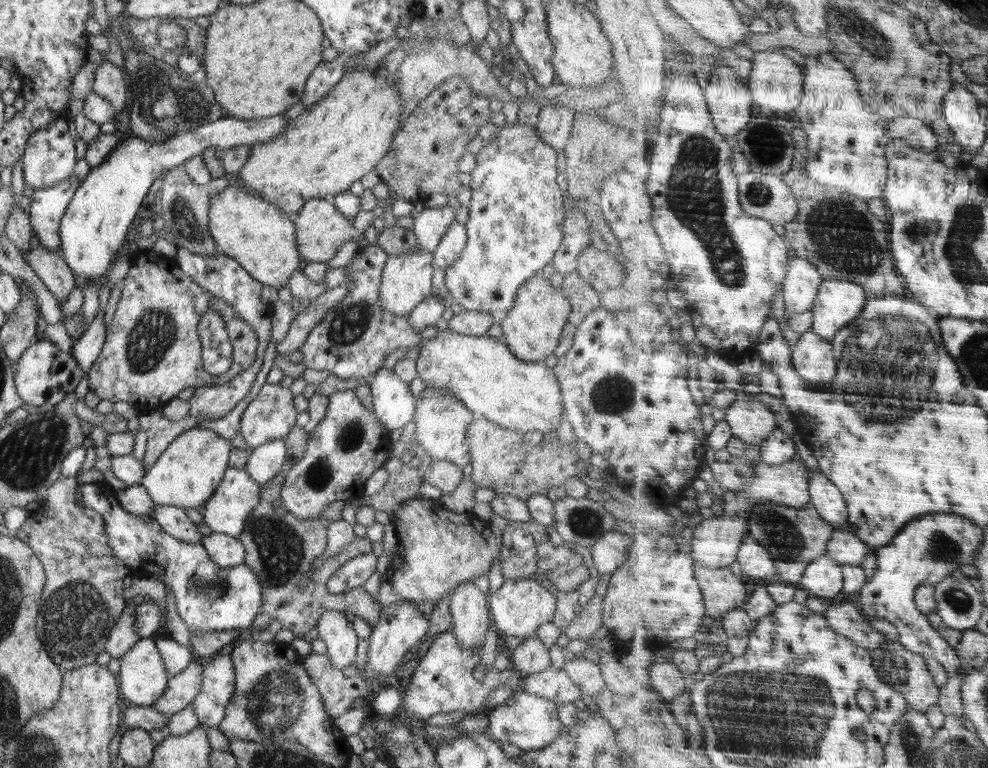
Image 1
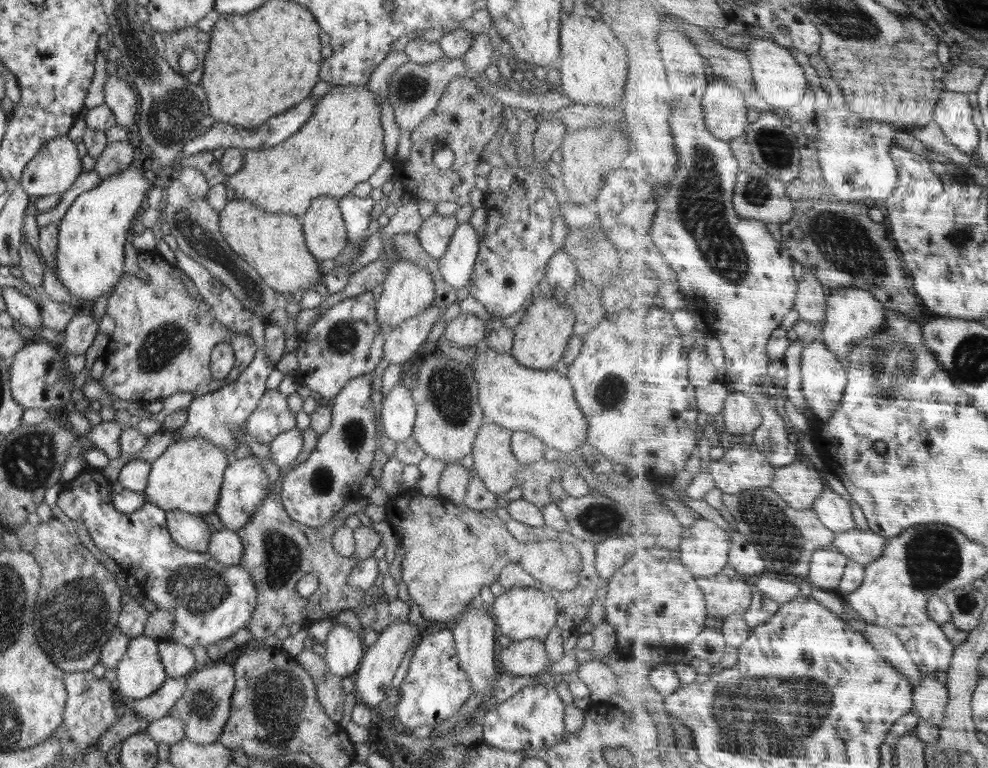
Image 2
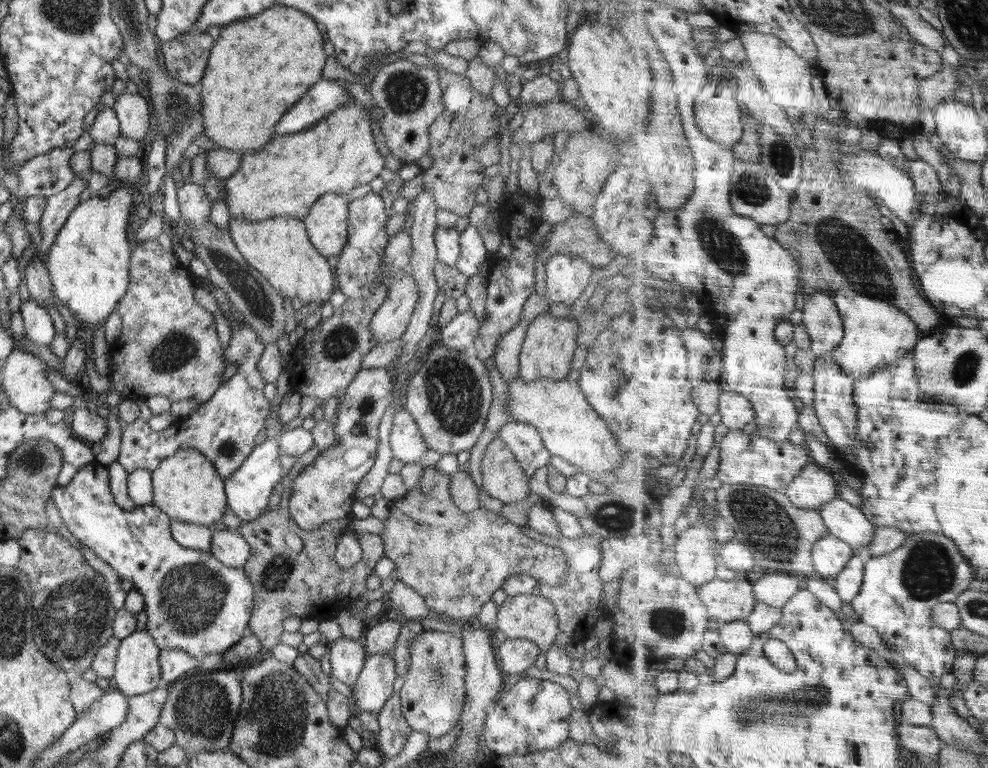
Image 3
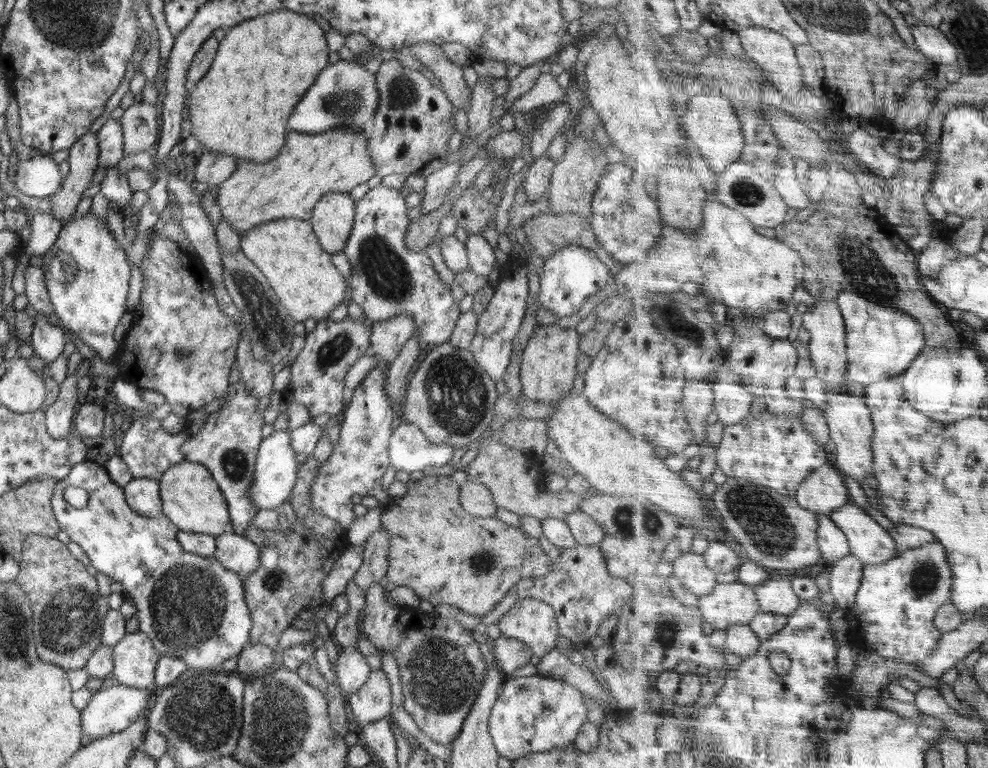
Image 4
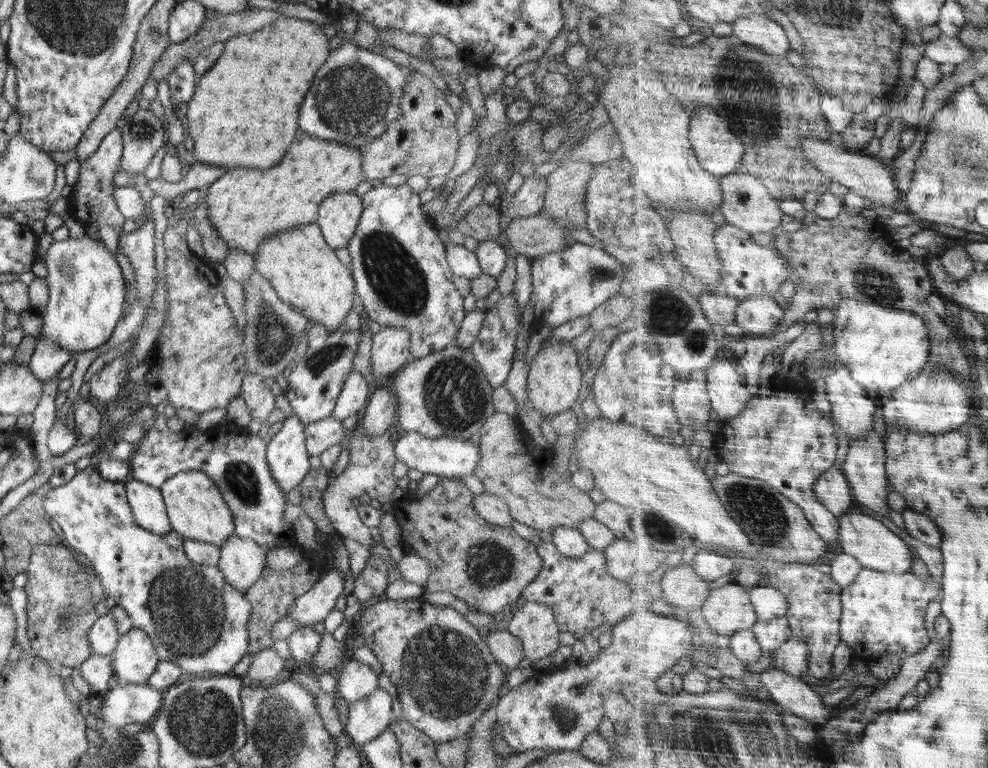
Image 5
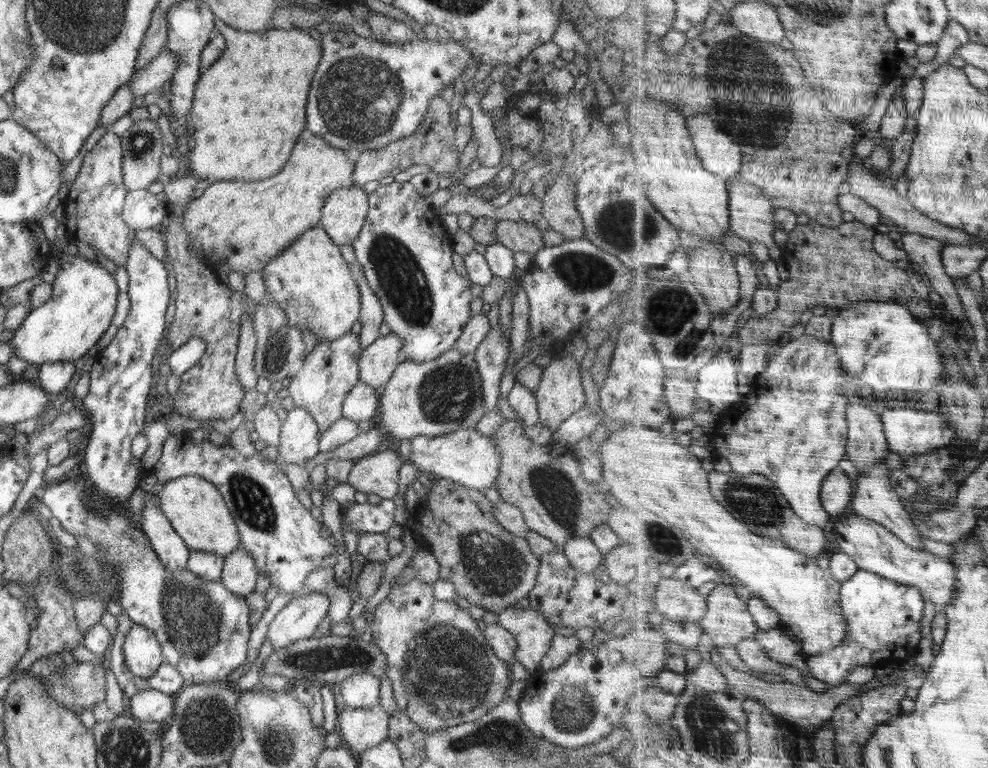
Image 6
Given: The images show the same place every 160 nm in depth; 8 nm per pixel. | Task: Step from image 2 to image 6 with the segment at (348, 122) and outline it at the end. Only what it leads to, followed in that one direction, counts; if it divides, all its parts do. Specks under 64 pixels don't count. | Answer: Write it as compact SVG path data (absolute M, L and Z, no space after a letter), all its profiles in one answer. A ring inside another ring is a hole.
M302 132L290 160L276 176L260 182L220 180L207 187L200 197L193 198L181 210L184 218L182 226L187 232L189 247L203 261L208 263L207 255L214 254L220 263L228 265L243 276L249 272L262 272L272 257L278 256L292 241L302 236L303 232L319 226L321 208L332 191L356 185L353 179L354 169L355 164L348 161L342 149L328 144L312 132Z

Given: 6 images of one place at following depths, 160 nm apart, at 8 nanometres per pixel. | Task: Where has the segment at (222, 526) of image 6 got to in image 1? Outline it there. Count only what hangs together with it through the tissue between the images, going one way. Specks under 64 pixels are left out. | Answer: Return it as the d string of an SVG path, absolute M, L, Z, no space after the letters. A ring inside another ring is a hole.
M193 427L182 432L156 463L146 471L140 485L146 489L152 502L158 506L182 509L201 509L214 494L222 477L229 468L229 453L232 445L208 428Z

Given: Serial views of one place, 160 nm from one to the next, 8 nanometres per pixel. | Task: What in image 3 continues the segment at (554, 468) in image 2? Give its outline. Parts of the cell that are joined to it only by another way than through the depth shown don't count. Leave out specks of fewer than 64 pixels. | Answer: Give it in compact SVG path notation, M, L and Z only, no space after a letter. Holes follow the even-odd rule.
M498 438L492 440L482 456L482 487L490 497L504 505L528 498L529 477L518 465L513 452Z

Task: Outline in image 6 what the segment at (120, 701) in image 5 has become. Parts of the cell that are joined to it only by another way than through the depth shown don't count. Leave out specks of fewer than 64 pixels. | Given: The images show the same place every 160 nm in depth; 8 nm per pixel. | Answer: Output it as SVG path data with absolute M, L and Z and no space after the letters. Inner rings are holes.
M148 689L126 698L127 715L143 722L167 723L174 712L174 696Z

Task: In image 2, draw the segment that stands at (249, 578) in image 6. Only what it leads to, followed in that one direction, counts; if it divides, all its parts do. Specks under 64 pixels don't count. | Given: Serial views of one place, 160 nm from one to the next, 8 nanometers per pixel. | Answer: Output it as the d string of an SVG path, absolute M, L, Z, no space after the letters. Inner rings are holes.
M223 529L211 533L207 552L225 566L237 566L242 560L244 547L235 531Z

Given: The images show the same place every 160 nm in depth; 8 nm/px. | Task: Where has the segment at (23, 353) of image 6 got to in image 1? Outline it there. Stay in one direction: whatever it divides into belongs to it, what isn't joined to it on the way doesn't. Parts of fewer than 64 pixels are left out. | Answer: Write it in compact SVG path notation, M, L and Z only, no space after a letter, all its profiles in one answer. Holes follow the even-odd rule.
M282 115L250 120L223 116L200 128L169 136L161 143L123 133L116 148L99 165L90 169L61 219L59 235L62 256L79 283L102 282L123 248L128 229L156 178L171 168L182 166L185 160L201 155L208 147L226 150L238 145L268 142L285 129L289 120Z

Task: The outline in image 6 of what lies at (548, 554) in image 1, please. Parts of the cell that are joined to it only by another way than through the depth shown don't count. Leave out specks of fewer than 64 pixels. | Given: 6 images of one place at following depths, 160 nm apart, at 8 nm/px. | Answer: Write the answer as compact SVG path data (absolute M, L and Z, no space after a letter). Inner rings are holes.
M438 477L431 485L428 500L422 502L419 512L414 513L419 534L424 536L428 551L439 564L439 579L454 584L457 594L472 605L495 614L514 607L520 598L526 598L536 584L539 559L534 556L529 542L508 532L493 515L494 504L486 502L478 490L465 488L452 480Z

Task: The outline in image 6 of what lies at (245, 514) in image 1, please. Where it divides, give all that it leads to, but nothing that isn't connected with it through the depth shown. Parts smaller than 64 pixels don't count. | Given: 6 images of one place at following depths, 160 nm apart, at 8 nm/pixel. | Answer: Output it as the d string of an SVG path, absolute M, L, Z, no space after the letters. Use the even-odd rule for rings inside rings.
M295 407L282 422L279 462L306 466L320 452L320 429L305 408Z

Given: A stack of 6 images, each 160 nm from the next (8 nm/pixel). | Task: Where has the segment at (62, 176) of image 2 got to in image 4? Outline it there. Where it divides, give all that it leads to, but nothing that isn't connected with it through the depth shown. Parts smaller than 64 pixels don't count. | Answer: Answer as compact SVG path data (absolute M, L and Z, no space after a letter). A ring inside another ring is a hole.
M49 154L20 160L14 177L18 194L46 198L59 191L62 175L58 167L59 164Z

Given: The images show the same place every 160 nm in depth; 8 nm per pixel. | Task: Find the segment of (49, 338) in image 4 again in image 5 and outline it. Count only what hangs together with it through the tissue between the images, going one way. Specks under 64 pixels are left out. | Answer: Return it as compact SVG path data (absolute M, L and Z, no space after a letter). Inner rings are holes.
M37 338L28 367L36 378L44 381L52 379L71 357L72 353L50 339Z

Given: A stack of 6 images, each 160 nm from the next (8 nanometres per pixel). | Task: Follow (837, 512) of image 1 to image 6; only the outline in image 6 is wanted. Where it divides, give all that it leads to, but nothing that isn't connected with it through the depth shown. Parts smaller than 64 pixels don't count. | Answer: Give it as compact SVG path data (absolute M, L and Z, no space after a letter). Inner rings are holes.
M852 515L835 525L841 550L850 554L860 569L888 577L902 584L920 588L926 599L934 605L949 607L957 591L956 565L932 552L921 551L902 540L895 532L879 522L862 515Z

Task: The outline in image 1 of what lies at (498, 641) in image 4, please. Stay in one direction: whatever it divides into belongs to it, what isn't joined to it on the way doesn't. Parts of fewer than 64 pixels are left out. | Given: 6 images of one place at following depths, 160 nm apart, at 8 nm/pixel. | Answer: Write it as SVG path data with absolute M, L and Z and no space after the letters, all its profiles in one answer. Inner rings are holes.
M528 637L509 652L510 667L524 676L542 672L551 666L548 649L538 637Z

